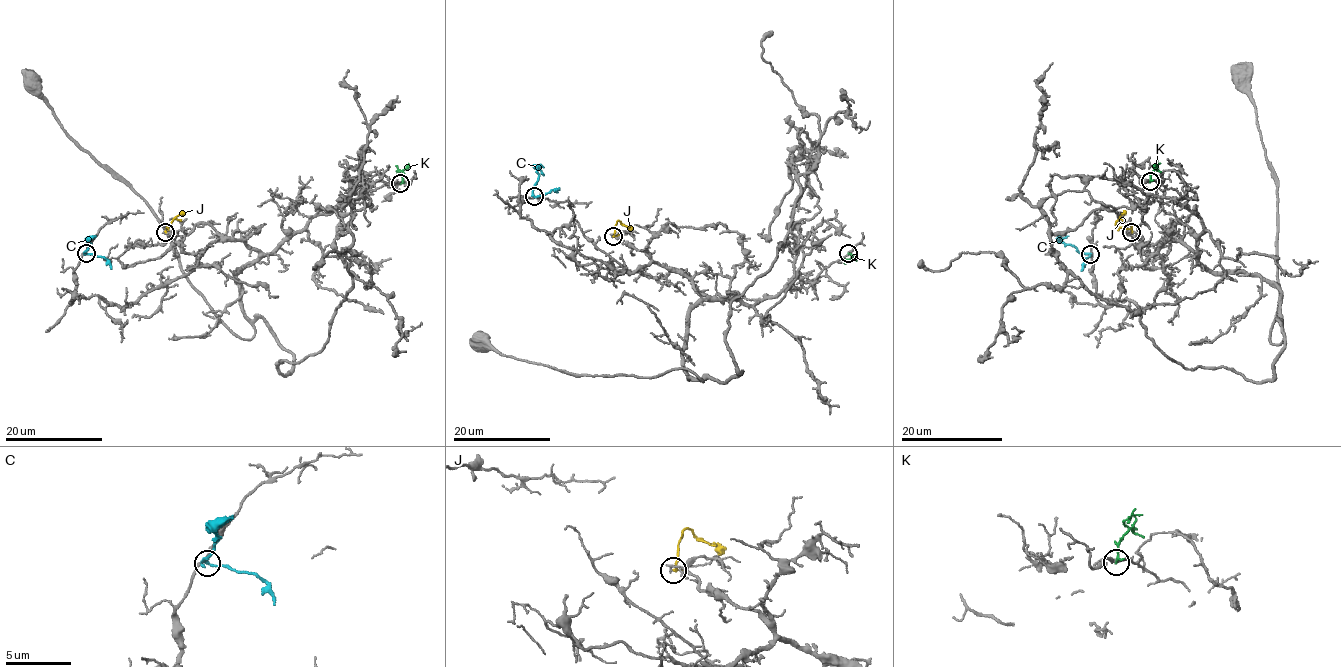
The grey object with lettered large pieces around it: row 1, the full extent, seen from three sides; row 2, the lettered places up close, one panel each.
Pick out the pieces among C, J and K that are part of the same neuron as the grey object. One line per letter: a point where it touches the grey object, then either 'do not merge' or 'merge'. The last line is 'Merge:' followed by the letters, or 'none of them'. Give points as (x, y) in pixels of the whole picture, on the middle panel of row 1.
C: contact (534, 196); do not merge
J: contact (613, 236); do not merge
K: contact (848, 253); do not merge
Merge: none of them

